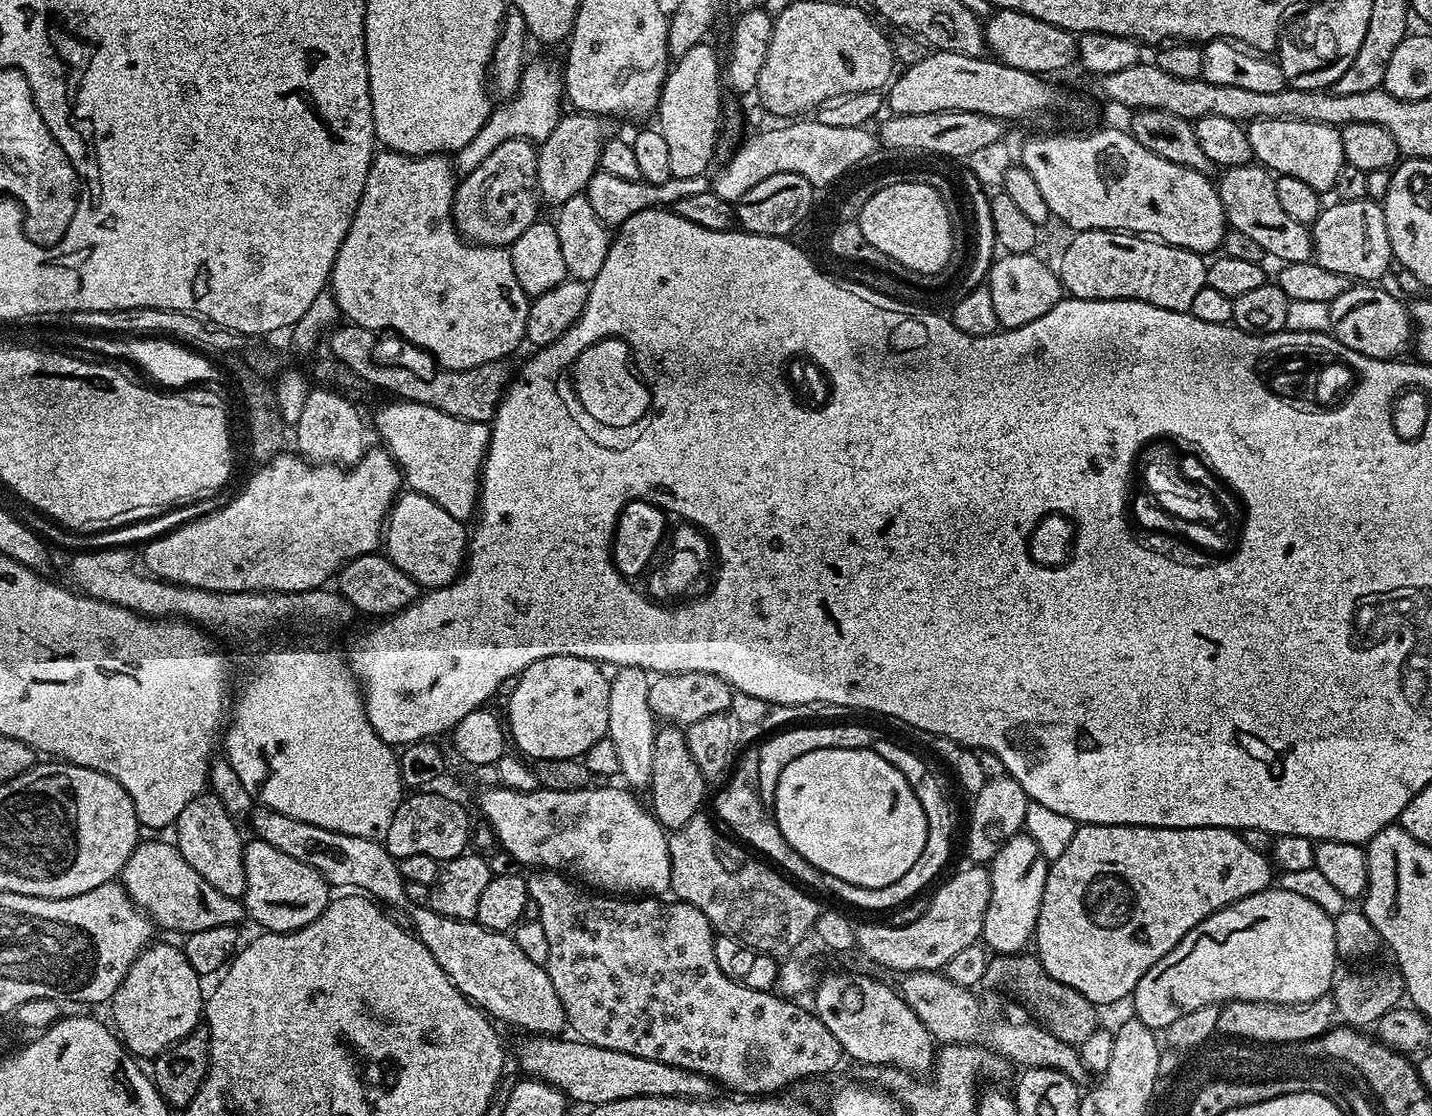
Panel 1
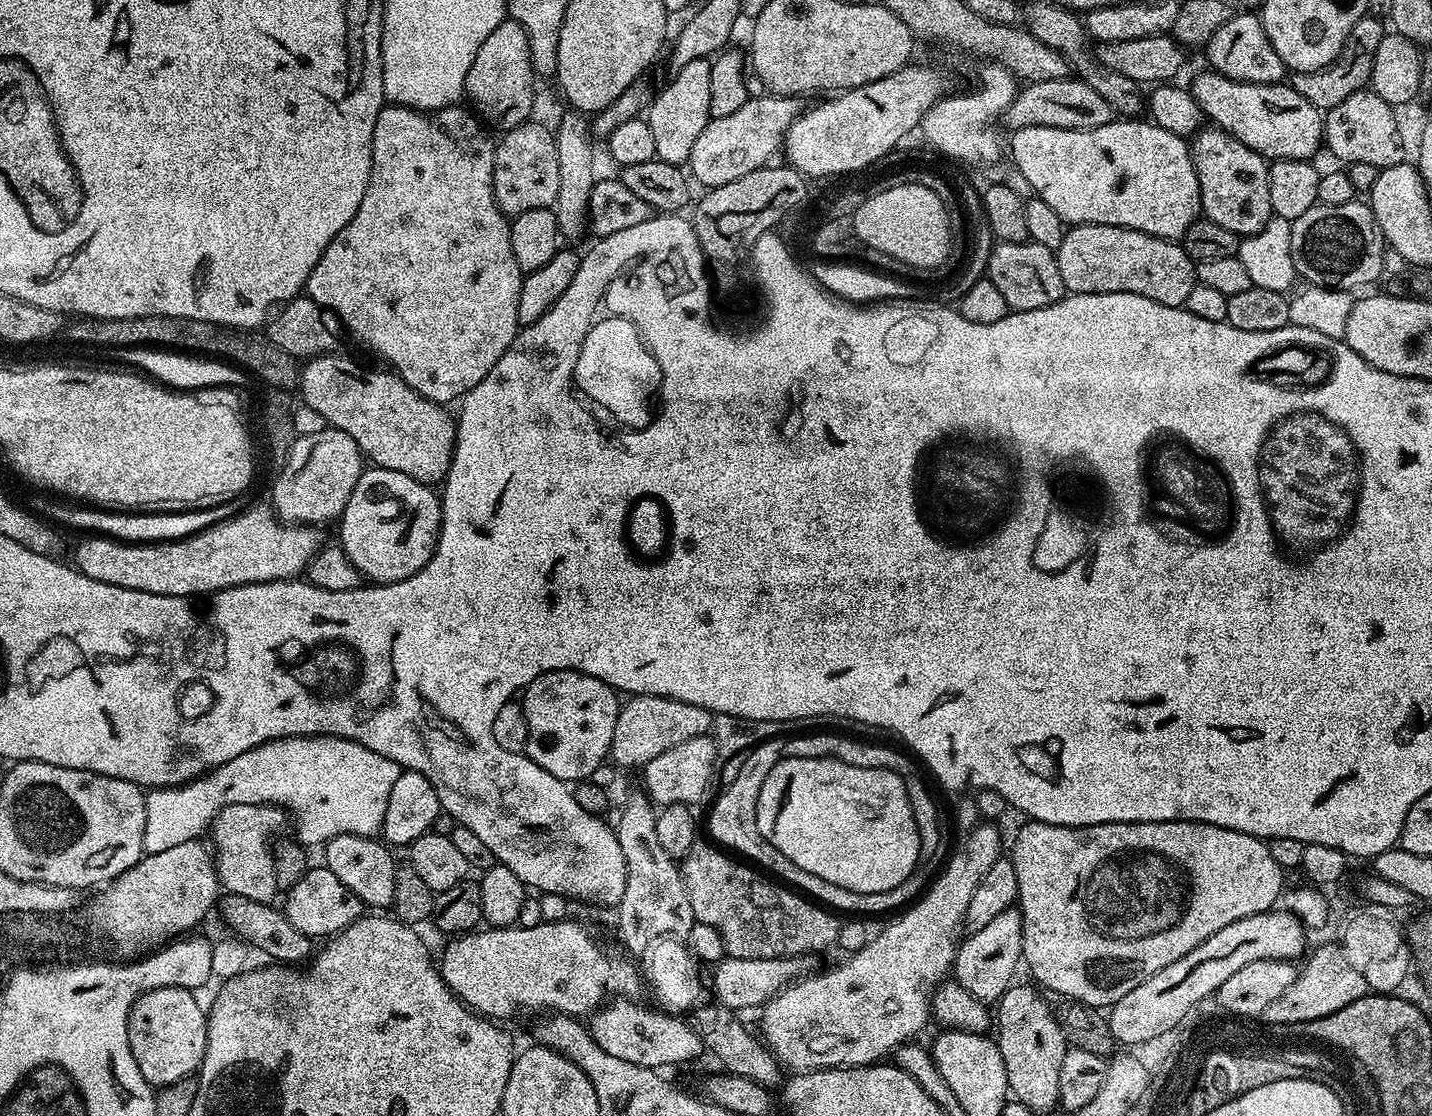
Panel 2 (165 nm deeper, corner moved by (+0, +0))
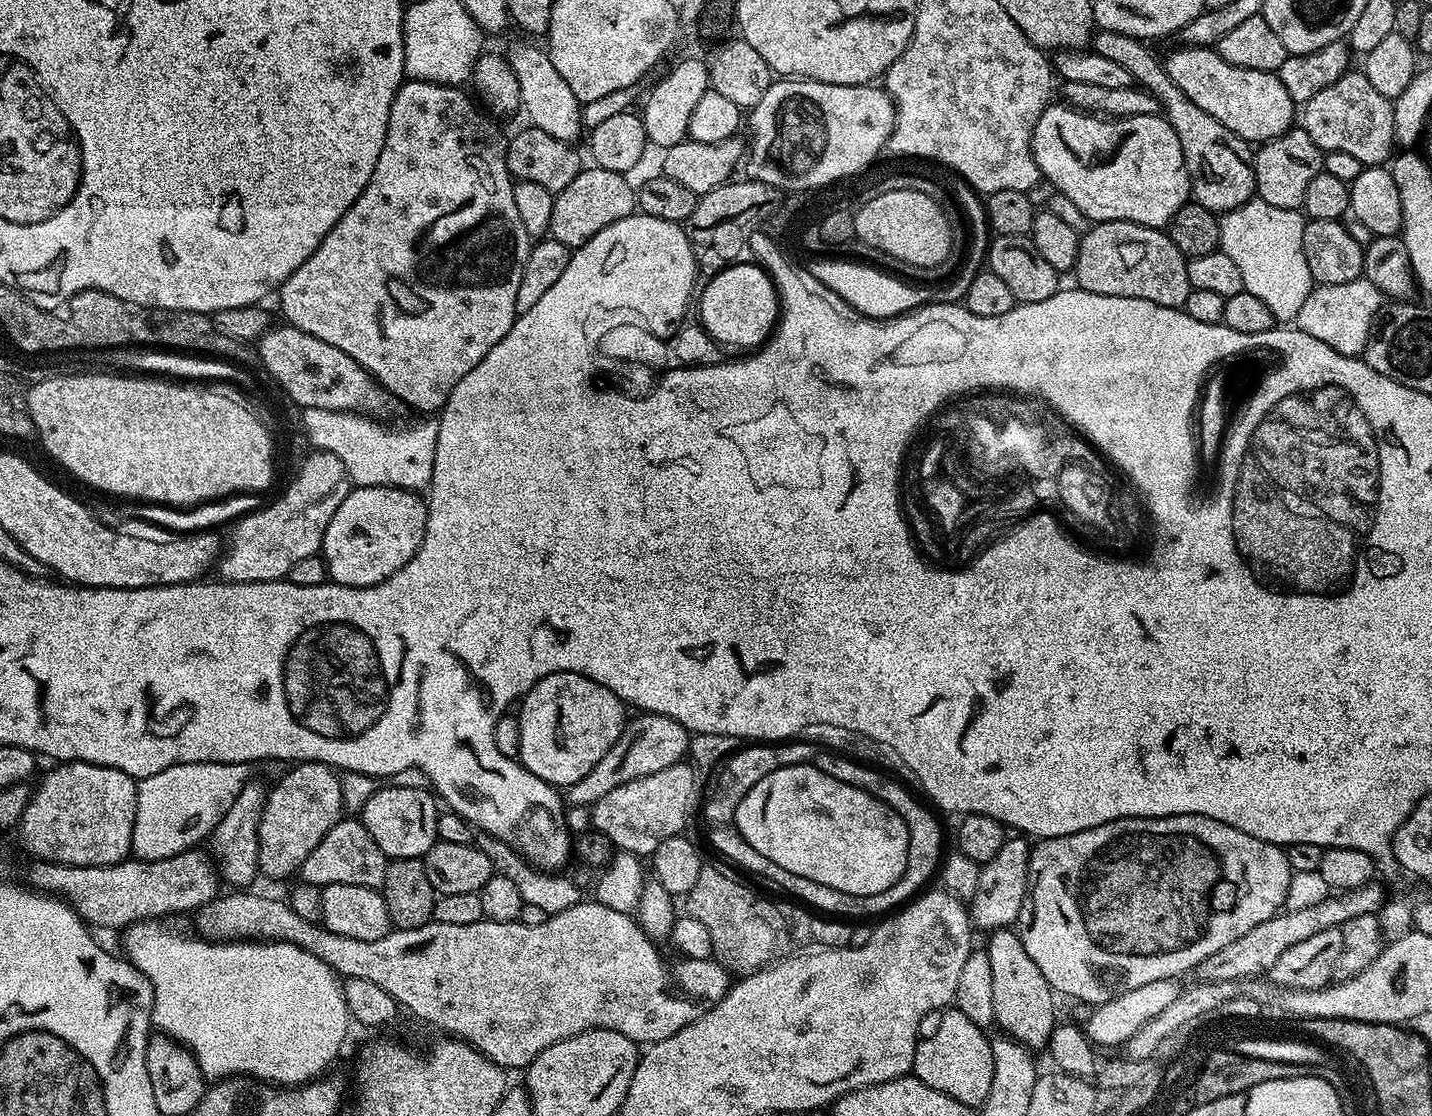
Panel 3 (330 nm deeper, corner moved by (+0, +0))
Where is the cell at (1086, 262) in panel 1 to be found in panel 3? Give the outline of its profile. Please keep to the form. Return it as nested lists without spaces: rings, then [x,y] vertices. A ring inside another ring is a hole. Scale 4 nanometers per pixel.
[[[1121,220],[1093,223],[1089,231],[1081,235],[1075,276],[1075,283],[1081,292],[1118,298],[1142,298],[1163,308],[1183,309],[1186,298],[1193,290],[1188,260],[1178,246],[1174,246],[1167,231]]]

